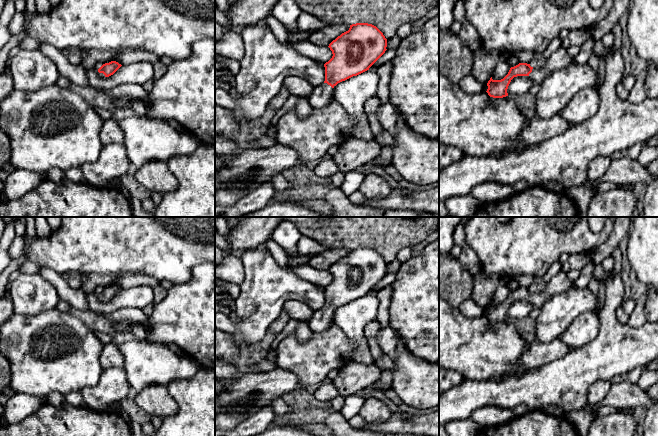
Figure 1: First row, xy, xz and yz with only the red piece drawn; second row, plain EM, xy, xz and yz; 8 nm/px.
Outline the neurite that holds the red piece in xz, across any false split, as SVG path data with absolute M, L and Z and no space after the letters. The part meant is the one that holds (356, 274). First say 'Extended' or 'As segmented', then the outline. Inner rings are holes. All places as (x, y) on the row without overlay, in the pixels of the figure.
Extended. M356 247L329 270L332 282L324 288L325 305L309 319L313 332L322 333L333 323L332 314L340 306L367 294L387 274L387 263L374 249Z

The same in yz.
Extended. M563 270L558 275L546 284L546 288L541 292L533 292L530 288L519 287L511 291L508 298L501 304L493 304L492 301L487 307L487 317L493 322L503 322L508 320L507 313L514 301L528 300L536 308L541 308L544 303L552 296L563 293L571 288L572 282Z

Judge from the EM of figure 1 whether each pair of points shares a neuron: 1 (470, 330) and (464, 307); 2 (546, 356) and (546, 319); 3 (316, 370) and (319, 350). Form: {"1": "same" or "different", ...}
{"1": "different", "2": "different", "3": "same"}

